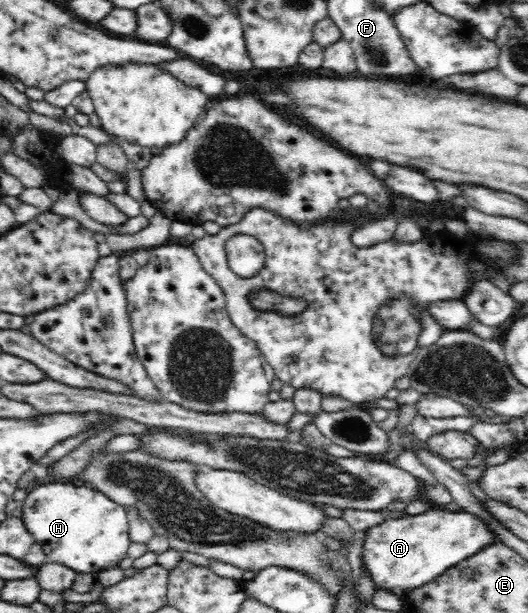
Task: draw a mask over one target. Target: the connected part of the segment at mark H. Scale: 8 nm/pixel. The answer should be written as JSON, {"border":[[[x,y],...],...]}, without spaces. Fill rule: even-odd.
{"border":[[[61,482],[44,483],[28,493],[26,499],[19,505],[22,508],[20,518],[25,529],[32,535],[34,541],[42,546],[47,560],[53,563],[63,564],[77,573],[99,573],[119,566],[119,562],[127,556],[127,548],[131,542],[127,510],[93,487]]]}

